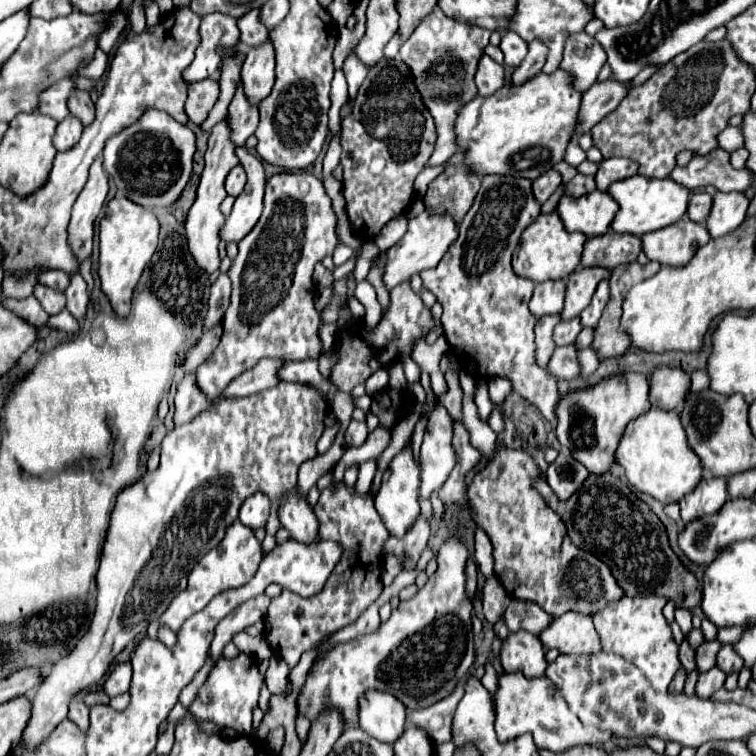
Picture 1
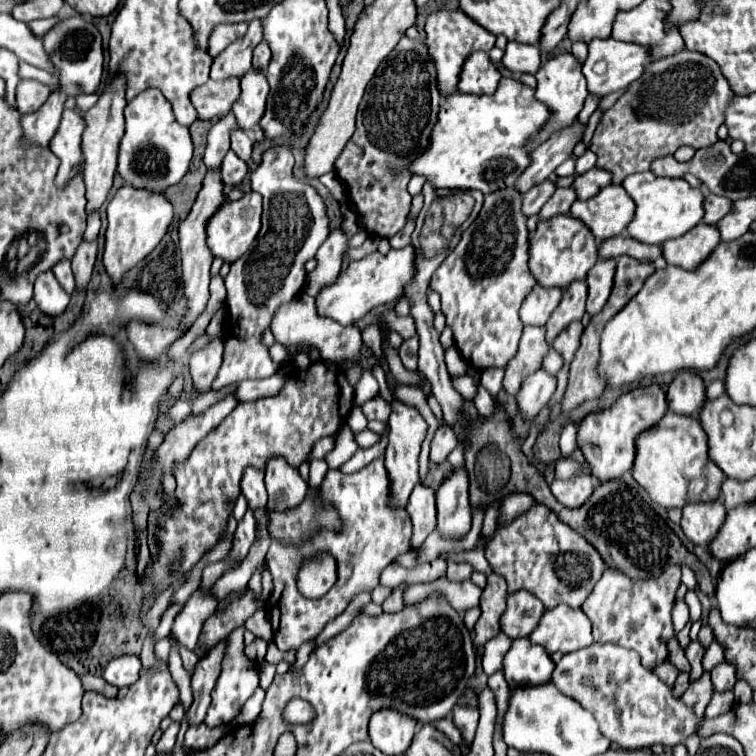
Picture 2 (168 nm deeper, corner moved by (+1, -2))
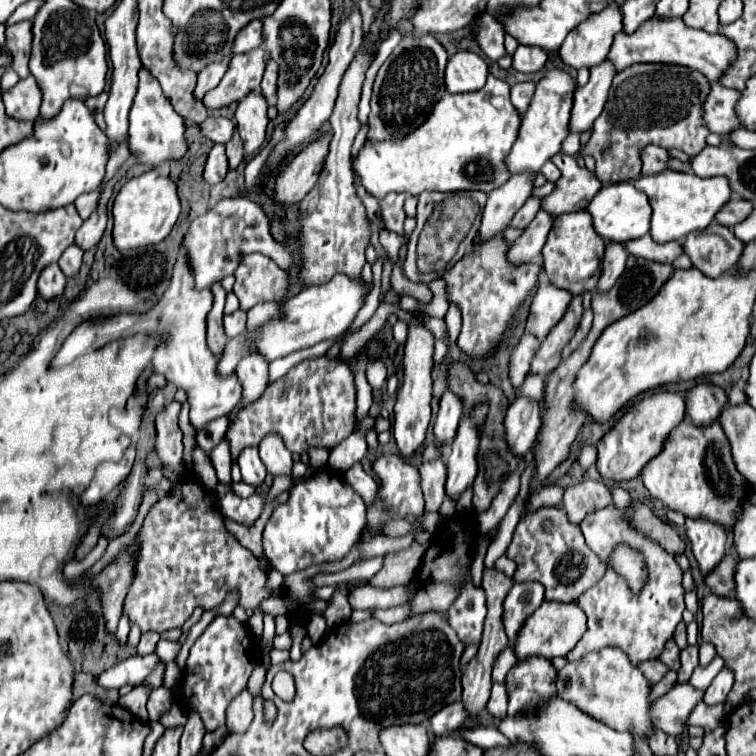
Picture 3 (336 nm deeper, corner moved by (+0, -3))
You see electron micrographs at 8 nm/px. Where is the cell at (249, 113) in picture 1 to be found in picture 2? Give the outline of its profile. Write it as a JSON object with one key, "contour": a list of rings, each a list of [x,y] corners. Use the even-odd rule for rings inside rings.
{"contour":[[[229,112],[225,118],[221,118],[211,130],[209,130],[209,138],[207,138],[207,148],[205,148],[205,166],[209,170],[215,170],[221,166],[223,156],[229,152],[229,144],[231,144],[231,132],[239,130],[237,120],[233,118],[233,112]]]}

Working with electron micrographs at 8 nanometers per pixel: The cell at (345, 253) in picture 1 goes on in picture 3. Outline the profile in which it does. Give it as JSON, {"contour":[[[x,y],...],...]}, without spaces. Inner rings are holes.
{"contour":[[[380,231],[380,243],[392,257],[392,261],[400,259],[400,249],[406,245],[406,235],[394,235],[392,231]]]}

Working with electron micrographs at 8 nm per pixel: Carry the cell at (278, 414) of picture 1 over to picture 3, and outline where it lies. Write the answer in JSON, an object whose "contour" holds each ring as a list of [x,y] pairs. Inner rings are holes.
{"contour":[[[304,359],[294,365],[282,379],[268,385],[264,395],[248,405],[232,421],[226,437],[230,441],[232,459],[238,459],[244,447],[256,447],[264,435],[282,435],[292,453],[308,451],[308,447],[334,447],[354,431],[356,385],[350,367],[338,359]]]}

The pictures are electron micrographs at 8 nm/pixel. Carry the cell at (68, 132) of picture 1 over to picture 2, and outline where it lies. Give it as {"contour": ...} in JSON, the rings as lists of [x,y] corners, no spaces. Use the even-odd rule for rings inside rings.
{"contour":[[[63,110],[61,126],[51,140],[49,150],[61,160],[57,172],[57,186],[63,186],[75,172],[81,162],[81,134],[85,130],[85,120],[75,110]]]}

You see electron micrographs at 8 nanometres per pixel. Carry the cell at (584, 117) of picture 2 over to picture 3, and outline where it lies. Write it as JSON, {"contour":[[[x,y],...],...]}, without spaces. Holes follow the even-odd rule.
{"contour":[[[558,153],[552,161],[562,175],[554,183],[554,191],[542,197],[542,209],[552,217],[586,209],[586,203],[590,203],[590,199],[602,189],[602,183],[588,169],[580,169],[570,155]]]}

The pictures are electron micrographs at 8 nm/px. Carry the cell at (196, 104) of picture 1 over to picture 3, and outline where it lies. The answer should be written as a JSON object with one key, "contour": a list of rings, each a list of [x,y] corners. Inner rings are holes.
{"contour":[[[262,47],[242,55],[232,55],[226,75],[222,77],[216,89],[206,93],[204,105],[208,109],[218,109],[234,101],[240,101],[250,91],[256,91],[264,75],[266,59],[270,57],[268,57],[268,51]]]}

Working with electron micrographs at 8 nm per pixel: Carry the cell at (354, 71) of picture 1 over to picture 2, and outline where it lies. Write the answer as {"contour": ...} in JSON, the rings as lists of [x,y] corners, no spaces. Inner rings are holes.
{"contour":[[[341,226],[331,230],[329,238],[323,242],[323,246],[319,248],[319,252],[315,256],[319,262],[317,268],[307,274],[305,292],[309,296],[315,298],[321,292],[321,286],[327,286],[329,282],[333,282],[333,278],[337,278],[337,274],[341,272],[347,242],[349,242],[349,236],[343,232]]]}

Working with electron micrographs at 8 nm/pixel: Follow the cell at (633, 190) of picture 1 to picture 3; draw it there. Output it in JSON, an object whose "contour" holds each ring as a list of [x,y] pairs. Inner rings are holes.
{"contour":[[[662,171],[656,175],[640,177],[634,181],[634,187],[644,191],[652,205],[652,229],[650,235],[658,243],[666,241],[682,241],[692,231],[706,229],[716,213],[730,201],[732,189],[726,177],[708,177],[702,179],[694,173],[680,171]]]}

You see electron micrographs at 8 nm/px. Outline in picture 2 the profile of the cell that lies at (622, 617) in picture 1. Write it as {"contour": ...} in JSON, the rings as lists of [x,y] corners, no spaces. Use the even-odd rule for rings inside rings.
{"contour":[[[669,566],[655,580],[631,580],[617,570],[607,568],[603,578],[597,582],[581,610],[593,624],[593,638],[597,644],[617,644],[635,650],[641,656],[645,668],[653,670],[669,658],[667,642],[675,636],[671,624],[671,608],[675,592],[681,586],[681,568]]]}

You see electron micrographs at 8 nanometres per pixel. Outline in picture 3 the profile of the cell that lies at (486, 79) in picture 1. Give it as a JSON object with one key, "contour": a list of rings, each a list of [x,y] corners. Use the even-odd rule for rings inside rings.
{"contour":[[[458,51],[448,59],[446,65],[446,91],[448,93],[468,93],[478,91],[488,77],[488,65],[484,59],[472,51]]]}

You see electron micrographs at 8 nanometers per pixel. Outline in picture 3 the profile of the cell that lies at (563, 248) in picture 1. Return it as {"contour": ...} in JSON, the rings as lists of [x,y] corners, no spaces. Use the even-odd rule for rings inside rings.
{"contour":[[[588,211],[566,213],[554,219],[552,229],[548,233],[548,241],[542,249],[544,269],[552,285],[558,289],[570,291],[572,295],[582,295],[584,291],[596,289],[600,279],[600,261],[604,257],[604,239],[594,231],[592,219]]]}

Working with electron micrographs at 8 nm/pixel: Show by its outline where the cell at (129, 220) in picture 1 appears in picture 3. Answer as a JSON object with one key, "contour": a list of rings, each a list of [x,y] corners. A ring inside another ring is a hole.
{"contour":[[[156,169],[142,173],[130,179],[114,199],[114,245],[118,249],[128,249],[160,243],[172,231],[178,215],[180,199],[170,175],[160,175]]]}

